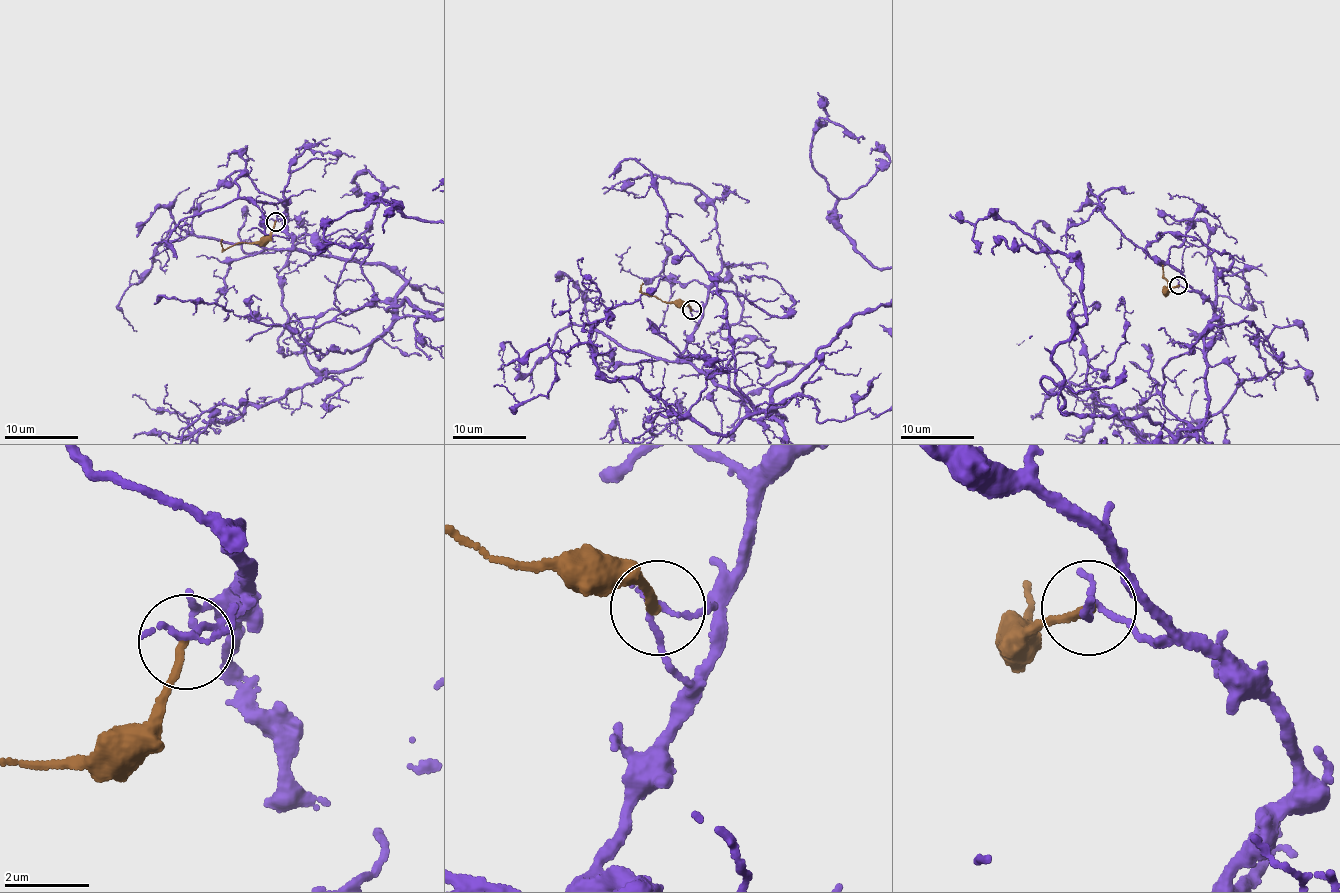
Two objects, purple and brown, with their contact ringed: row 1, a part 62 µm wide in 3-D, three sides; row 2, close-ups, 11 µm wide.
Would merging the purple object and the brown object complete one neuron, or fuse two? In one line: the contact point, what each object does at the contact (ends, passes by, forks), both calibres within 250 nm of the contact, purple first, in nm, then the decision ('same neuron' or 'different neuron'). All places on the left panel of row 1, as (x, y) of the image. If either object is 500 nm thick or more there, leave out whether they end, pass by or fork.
place (275, 221); purple passes by; brown ends; calibres 130 and 190 nm; different neuron

